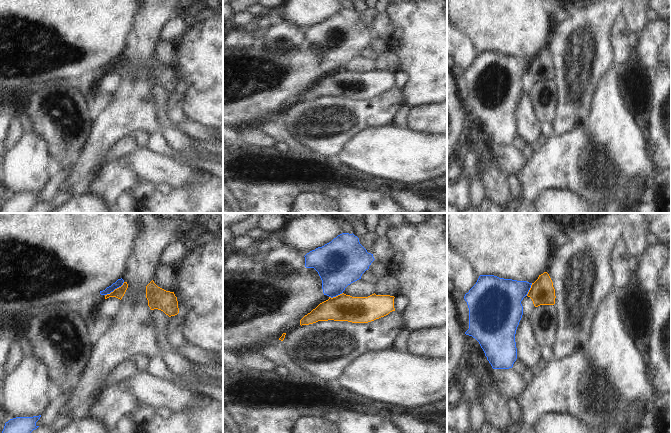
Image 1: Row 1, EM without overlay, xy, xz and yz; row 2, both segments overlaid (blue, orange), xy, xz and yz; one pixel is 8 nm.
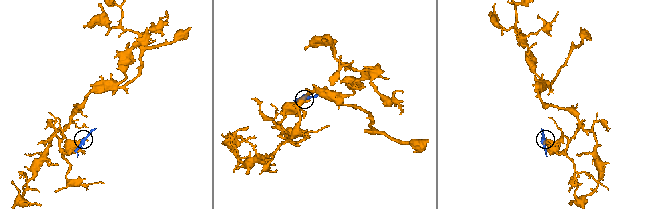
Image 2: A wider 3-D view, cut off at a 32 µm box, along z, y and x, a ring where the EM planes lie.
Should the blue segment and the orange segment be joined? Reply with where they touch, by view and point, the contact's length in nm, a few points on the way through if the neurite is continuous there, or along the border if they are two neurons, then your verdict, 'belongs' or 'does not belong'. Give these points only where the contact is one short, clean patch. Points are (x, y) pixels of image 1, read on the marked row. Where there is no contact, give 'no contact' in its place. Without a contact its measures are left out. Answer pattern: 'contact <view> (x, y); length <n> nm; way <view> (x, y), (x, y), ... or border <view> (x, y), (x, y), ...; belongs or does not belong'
contact xy (114, 289); length 190 nm; border xy (124, 282), (105, 295); does not belong

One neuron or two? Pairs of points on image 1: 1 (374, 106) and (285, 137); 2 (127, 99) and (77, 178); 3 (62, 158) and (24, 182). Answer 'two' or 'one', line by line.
1: two
2: one
3: two

